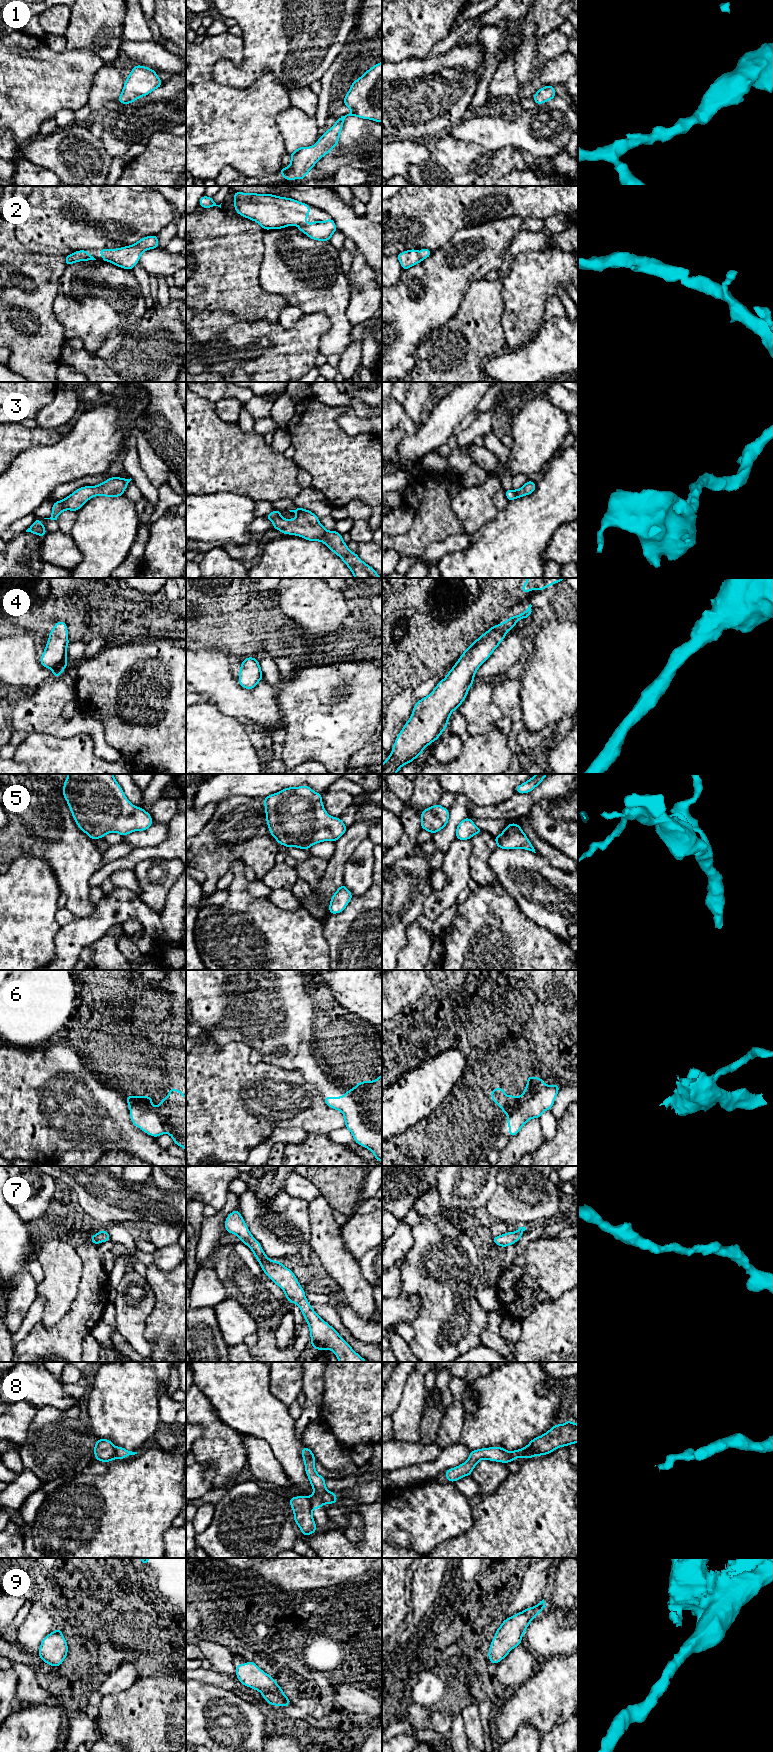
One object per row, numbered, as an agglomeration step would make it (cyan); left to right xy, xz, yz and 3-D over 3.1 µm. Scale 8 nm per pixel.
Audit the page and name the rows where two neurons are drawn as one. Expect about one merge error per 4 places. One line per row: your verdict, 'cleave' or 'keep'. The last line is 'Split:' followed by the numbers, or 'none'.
1: keep
2: keep
3: keep
4: keep
5: keep
6: keep
7: keep
8: cleave
9: keep
Split: 8

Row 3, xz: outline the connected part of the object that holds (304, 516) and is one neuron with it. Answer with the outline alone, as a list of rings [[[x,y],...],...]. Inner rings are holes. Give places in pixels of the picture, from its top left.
[[[300,507],[289,511],[296,513],[297,517],[283,519],[281,517],[282,511],[278,510],[267,514],[265,517],[273,522],[274,529],[281,531],[283,534],[300,536],[308,541],[323,542],[342,559],[355,578],[381,578],[372,567],[348,549],[347,543],[343,541],[340,533],[336,530],[326,530],[314,513]]]

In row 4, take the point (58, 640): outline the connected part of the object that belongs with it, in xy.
[[[58,621],[49,633],[48,642],[40,658],[43,667],[53,671],[53,677],[59,677],[67,663],[66,648],[69,645],[68,630],[65,621]]]

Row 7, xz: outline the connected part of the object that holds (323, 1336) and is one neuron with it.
[[[237,1209],[227,1216],[225,1231],[237,1235],[241,1242],[252,1250],[263,1272],[284,1291],[287,1301],[300,1307],[309,1326],[312,1348],[332,1350],[339,1362],[367,1362],[313,1310],[294,1273],[280,1261],[270,1260],[266,1256],[259,1241],[252,1236]]]

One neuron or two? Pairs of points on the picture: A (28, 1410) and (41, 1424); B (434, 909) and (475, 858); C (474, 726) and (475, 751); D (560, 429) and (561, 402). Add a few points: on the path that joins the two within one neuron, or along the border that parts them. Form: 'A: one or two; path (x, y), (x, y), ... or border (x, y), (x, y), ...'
A: two; border (37, 1408), (25, 1438)
B: two; border (469, 841), (471, 878)
C: two; border (495, 724), (484, 733), (469, 735)
D: two; border (544, 393), (555, 406), (567, 414)

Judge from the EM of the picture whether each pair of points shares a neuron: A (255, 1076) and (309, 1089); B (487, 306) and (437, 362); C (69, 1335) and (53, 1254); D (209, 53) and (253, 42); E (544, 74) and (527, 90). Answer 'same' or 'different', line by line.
A: same
B: same
C: different
D: different
E: same

